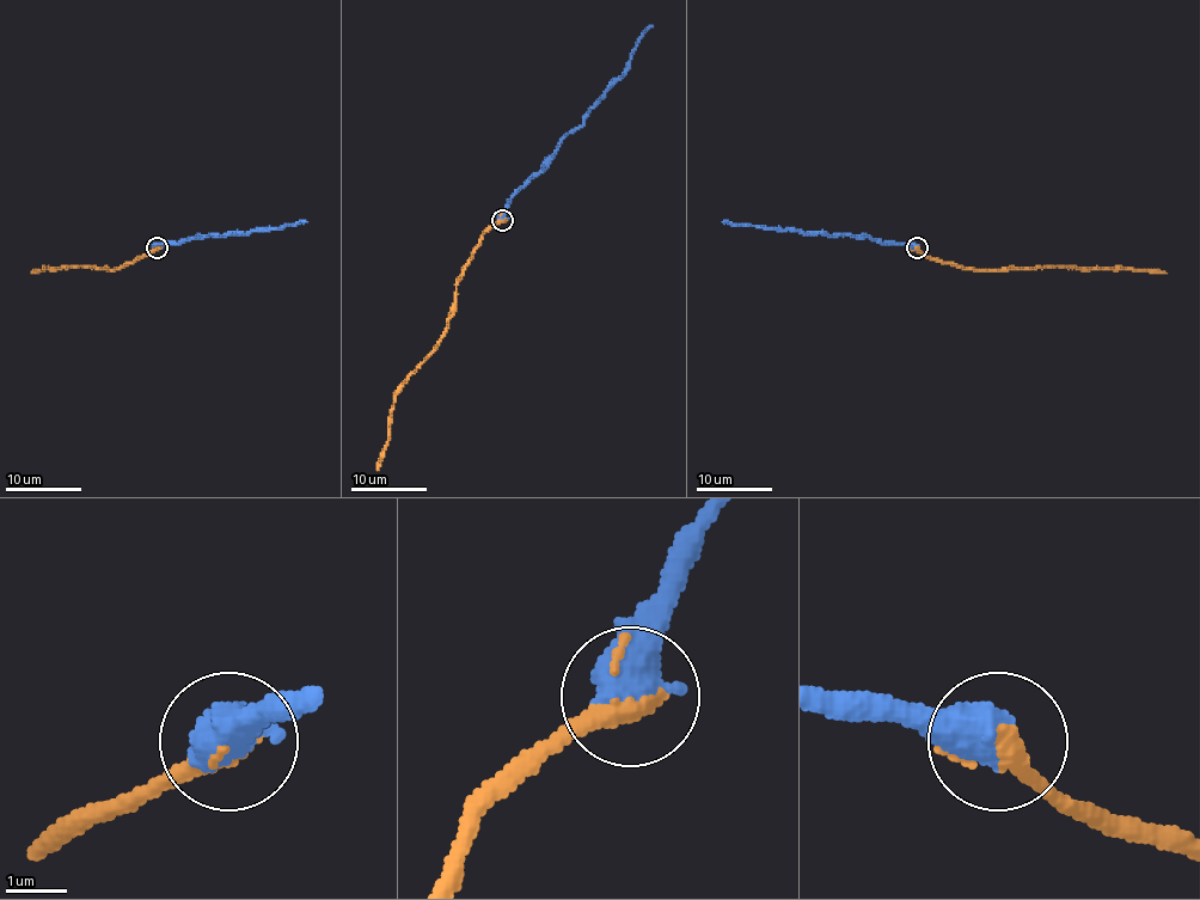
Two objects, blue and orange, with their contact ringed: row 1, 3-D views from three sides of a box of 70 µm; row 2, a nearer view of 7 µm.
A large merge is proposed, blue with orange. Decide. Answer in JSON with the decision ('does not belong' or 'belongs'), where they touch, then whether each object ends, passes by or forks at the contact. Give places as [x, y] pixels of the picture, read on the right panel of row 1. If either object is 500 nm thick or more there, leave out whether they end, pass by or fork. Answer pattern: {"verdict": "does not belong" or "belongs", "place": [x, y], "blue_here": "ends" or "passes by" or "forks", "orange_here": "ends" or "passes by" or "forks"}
{"verdict": "belongs", "place": [917, 248]}

